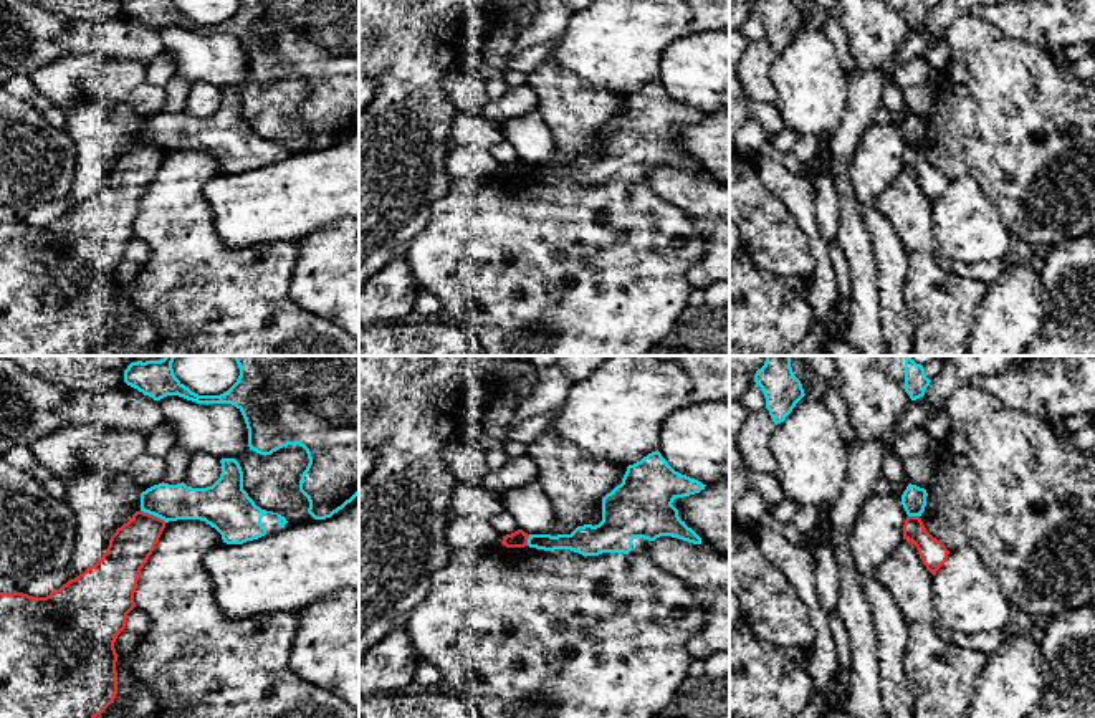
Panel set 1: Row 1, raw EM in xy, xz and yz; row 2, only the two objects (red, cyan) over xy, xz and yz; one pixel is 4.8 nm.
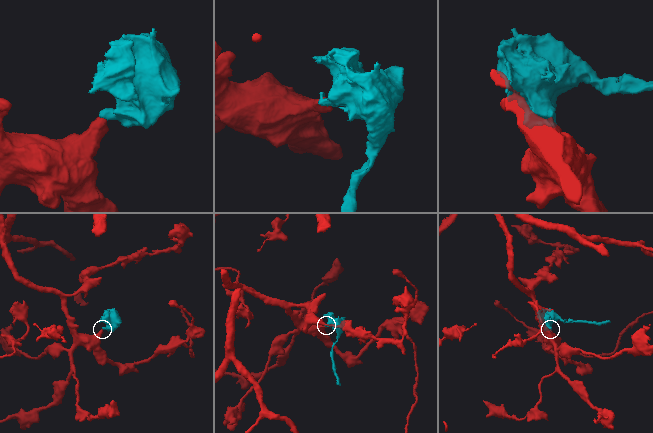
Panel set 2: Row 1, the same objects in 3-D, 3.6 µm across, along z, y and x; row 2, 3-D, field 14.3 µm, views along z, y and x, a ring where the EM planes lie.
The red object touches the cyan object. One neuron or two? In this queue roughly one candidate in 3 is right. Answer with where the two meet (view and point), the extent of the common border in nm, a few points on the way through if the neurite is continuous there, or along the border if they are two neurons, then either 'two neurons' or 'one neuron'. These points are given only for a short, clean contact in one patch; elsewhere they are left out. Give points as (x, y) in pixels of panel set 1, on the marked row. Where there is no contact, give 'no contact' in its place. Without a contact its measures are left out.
contact xy (153, 515); length 140 nm; border xy (141, 510), (166, 521); two neurons

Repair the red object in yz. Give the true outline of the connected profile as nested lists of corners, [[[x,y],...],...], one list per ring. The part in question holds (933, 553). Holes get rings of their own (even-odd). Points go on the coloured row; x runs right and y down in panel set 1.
[[[906,516],[903,539],[908,539],[916,546],[920,559],[933,576],[948,559],[949,551],[926,531],[920,516]]]

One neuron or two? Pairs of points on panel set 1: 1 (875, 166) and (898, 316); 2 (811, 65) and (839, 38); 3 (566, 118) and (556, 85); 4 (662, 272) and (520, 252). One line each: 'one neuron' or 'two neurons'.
1: one neuron
2: two neurons
3: one neuron
4: one neuron

